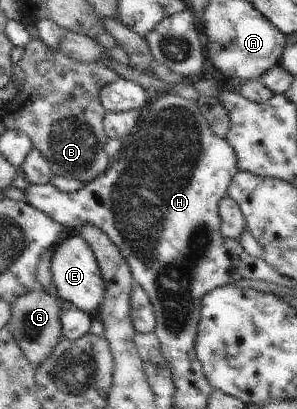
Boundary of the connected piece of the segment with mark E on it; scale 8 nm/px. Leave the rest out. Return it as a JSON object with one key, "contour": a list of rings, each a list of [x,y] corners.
{"contour":[[[70,231],[53,251],[50,270],[54,294],[61,301],[70,301],[75,308],[95,316],[103,301],[105,284],[93,250],[78,231]]]}

